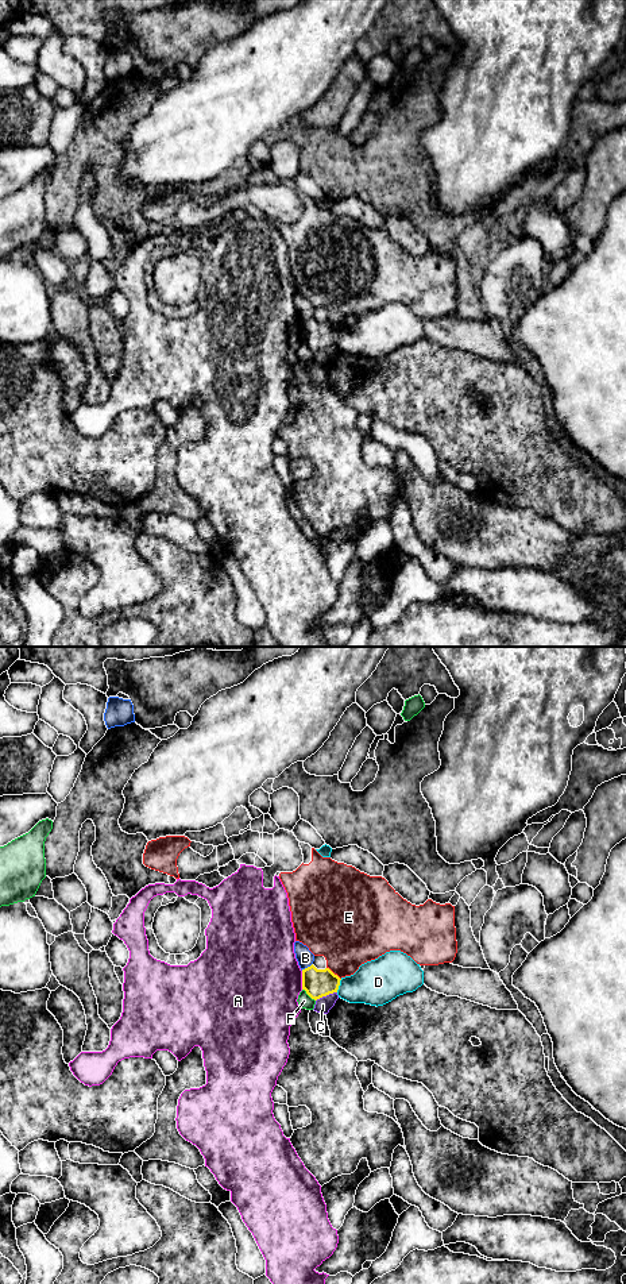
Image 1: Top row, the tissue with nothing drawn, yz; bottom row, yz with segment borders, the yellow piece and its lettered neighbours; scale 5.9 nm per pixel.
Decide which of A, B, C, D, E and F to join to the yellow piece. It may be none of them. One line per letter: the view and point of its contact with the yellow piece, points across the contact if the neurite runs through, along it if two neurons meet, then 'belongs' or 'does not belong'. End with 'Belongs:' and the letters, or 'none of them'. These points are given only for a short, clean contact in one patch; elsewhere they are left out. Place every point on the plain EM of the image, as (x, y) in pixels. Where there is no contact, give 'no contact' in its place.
A: yz (302, 332) | does not belong
B: yz (308, 319) | does not belong
C: yz (325, 347) | along yz (336, 343), (323, 347), (316, 353) | does not belong
D: yz (339, 336) | along yz (342, 331), (336, 343) | does not belong
E: yz (332, 324) | along yz (327, 319), (340, 331) | does not belong
F: yz (309, 347) | does not belong
Belongs: none of them

